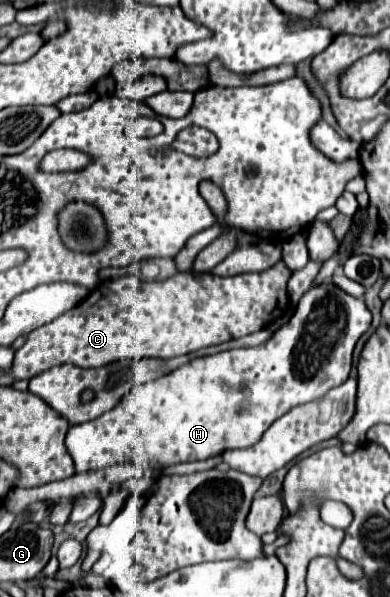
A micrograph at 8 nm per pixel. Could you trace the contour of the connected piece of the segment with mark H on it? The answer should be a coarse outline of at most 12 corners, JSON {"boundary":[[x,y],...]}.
{"boundary":[[329,281],[265,343],[71,427],[75,473],[251,447],[345,383],[369,325]]}

